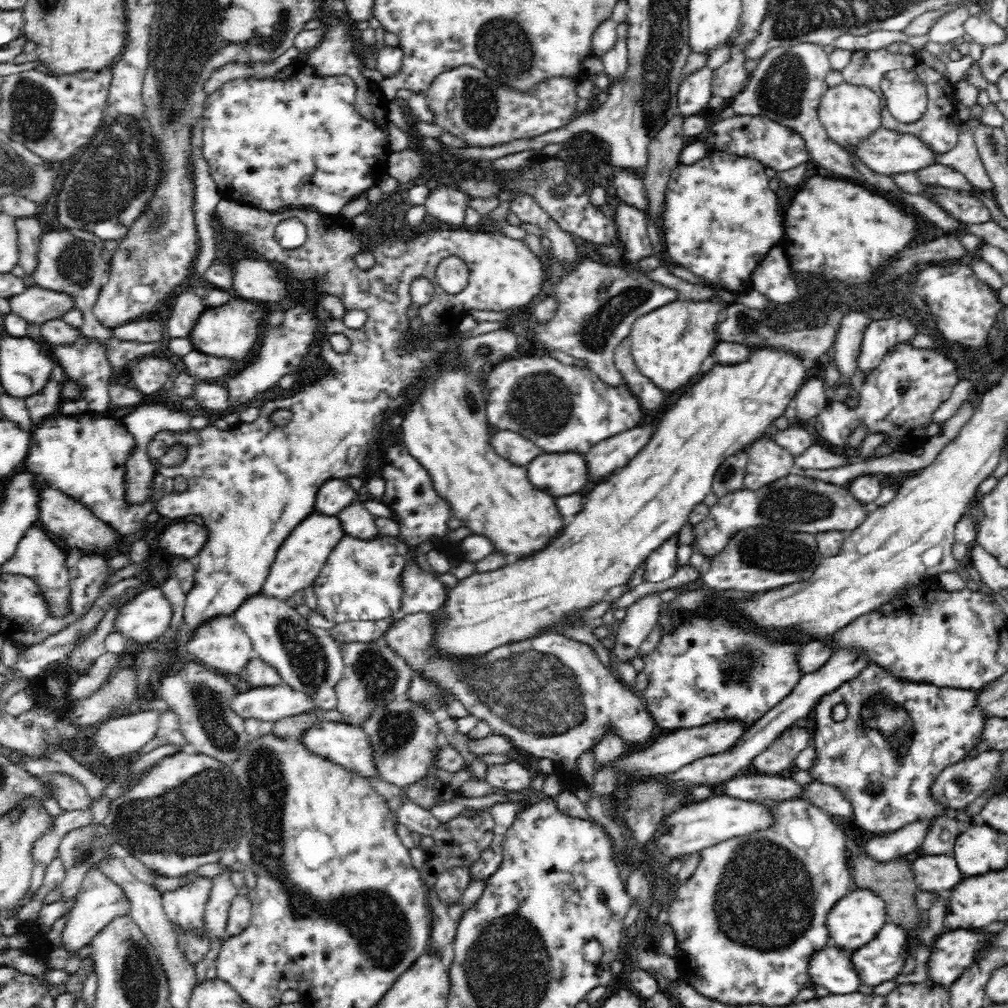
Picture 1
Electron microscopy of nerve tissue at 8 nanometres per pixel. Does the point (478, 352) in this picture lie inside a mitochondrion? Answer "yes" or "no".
yes

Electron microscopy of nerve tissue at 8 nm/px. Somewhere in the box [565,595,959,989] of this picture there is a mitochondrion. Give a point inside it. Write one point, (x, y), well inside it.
(779, 893)

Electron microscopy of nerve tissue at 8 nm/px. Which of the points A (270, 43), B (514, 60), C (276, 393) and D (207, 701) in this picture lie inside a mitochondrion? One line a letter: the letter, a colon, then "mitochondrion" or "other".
A: mitochondrion
B: mitochondrion
C: other
D: mitochondrion

